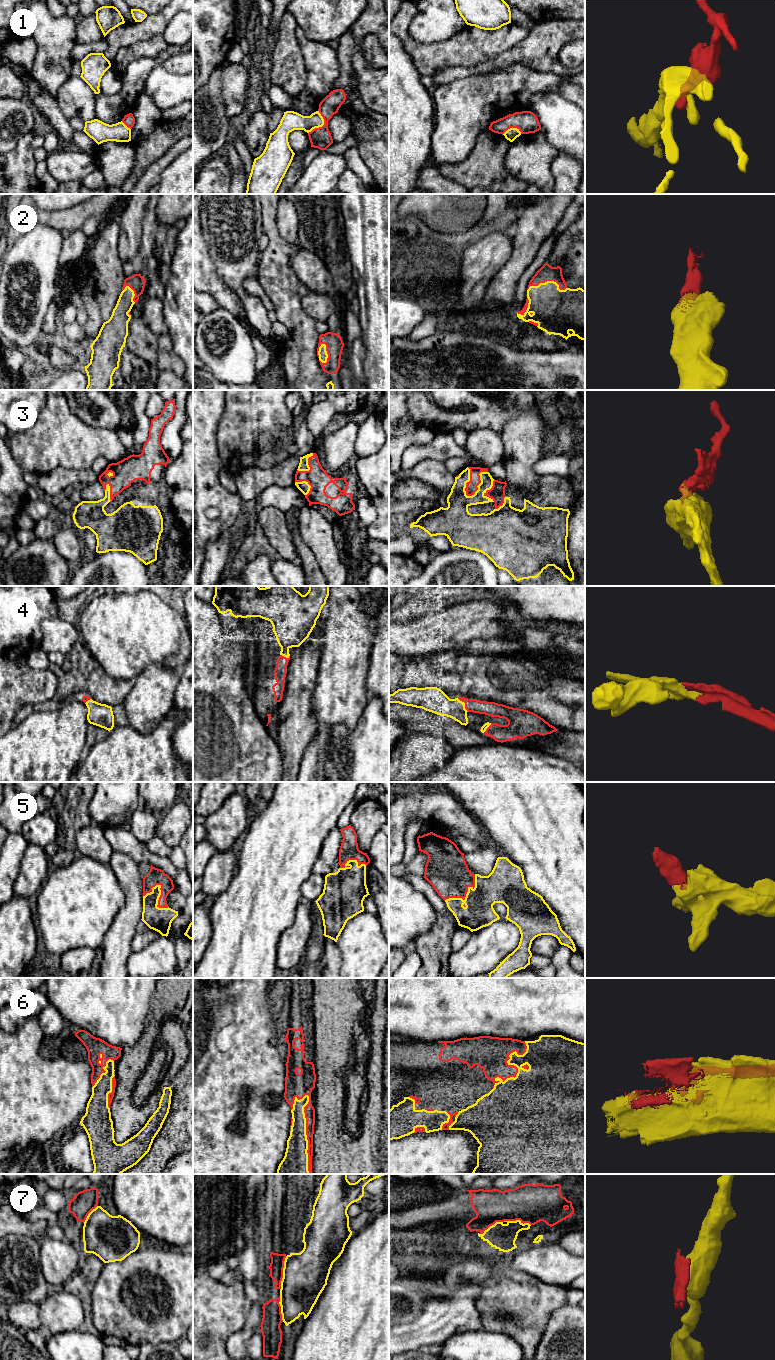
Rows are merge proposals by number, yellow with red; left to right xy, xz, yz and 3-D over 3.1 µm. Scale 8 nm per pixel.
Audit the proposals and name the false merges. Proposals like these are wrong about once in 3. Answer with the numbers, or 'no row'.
1, 7

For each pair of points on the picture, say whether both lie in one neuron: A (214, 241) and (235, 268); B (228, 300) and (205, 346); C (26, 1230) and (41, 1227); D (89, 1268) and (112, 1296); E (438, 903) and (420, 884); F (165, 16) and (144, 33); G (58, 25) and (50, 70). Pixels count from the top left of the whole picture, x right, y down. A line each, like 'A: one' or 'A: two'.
A: one
B: two
C: one
D: two
E: one
F: one
G: one

